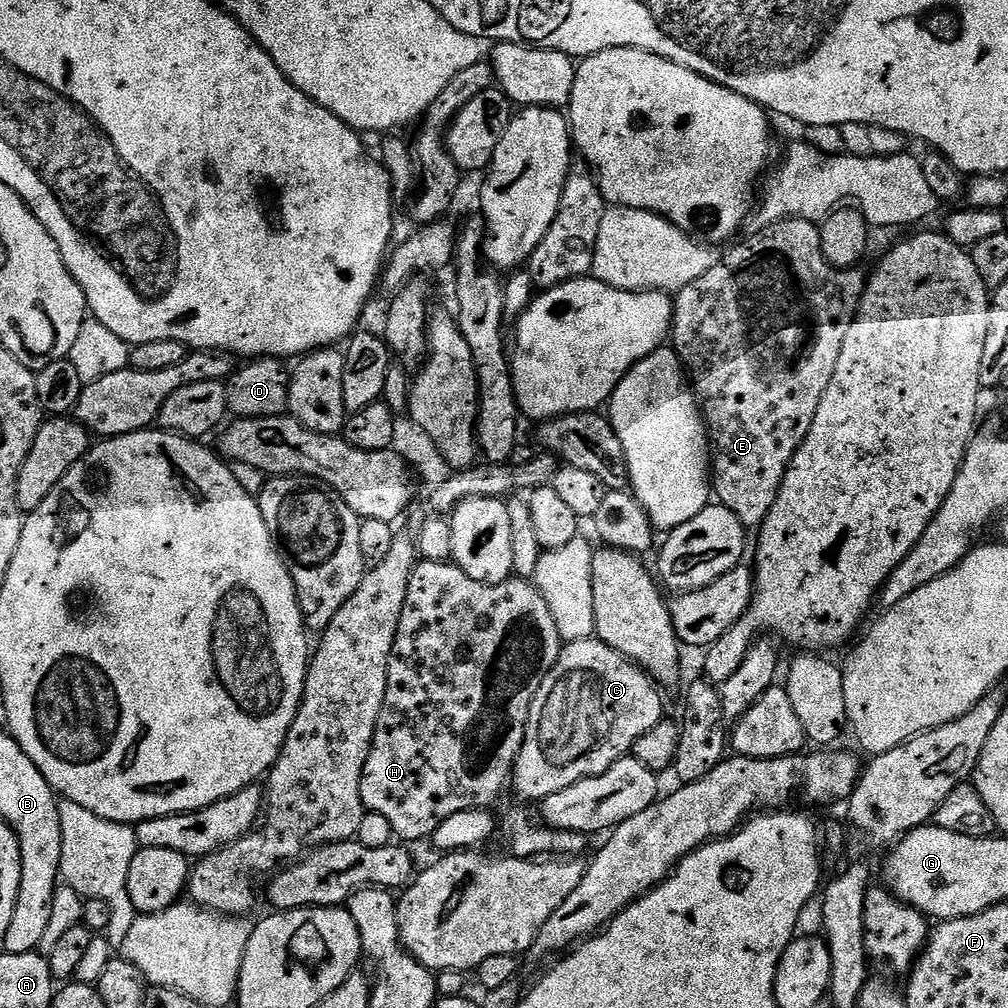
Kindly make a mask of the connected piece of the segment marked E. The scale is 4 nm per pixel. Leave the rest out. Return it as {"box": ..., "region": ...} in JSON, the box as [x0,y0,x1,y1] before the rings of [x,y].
{"box":[670,220,866,530],"region":[[[780,220],[777,224],[761,227],[759,231],[757,236],[752,236],[741,244],[733,243],[727,249],[729,252],[725,256],[723,253],[717,259],[716,265],[706,270],[706,274],[702,274],[702,278],[690,282],[690,286],[675,293],[670,333],[671,347],[684,363],[691,391],[695,392],[696,399],[700,401],[700,412],[704,416],[704,425],[708,427],[711,491],[719,503],[734,510],[734,514],[738,514],[738,518],[748,530],[759,529],[764,523],[766,514],[770,514],[770,508],[778,498],[790,462],[802,446],[806,434],[810,434],[810,426],[814,426],[814,414],[818,414],[822,394],[826,394],[826,386],[830,386],[834,378],[834,366],[838,366],[838,354],[842,354],[842,346],[846,346],[846,334],[850,334],[850,326],[854,322],[856,311],[860,308],[860,299],[864,297],[866,287],[865,273],[860,273],[859,267],[835,268],[826,258],[826,254],[822,254],[820,229],[813,221]]]}

